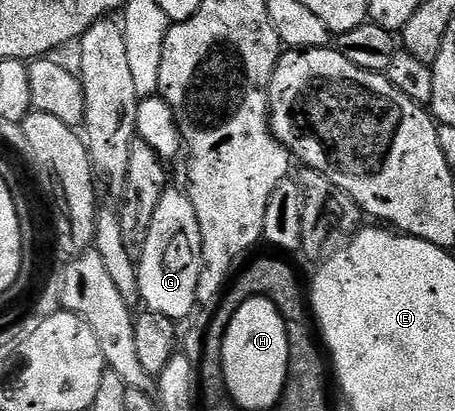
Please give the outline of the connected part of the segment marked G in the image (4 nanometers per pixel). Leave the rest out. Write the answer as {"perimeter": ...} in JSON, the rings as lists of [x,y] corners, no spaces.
{"perimeter":[[[168,188],[161,196],[161,204],[157,204],[157,212],[153,212],[153,224],[149,224],[143,255],[137,259],[142,305],[176,320],[189,317],[197,310],[195,297],[202,263],[197,212],[193,212],[193,204],[182,189]]]}

